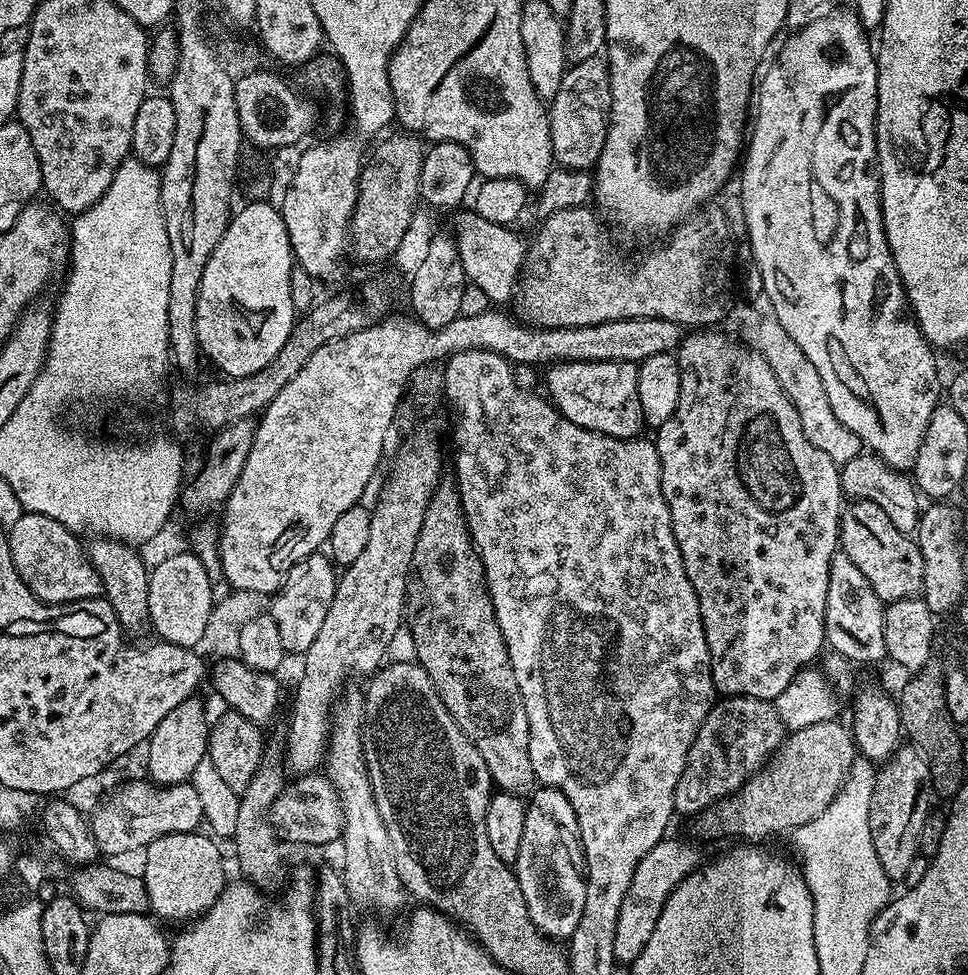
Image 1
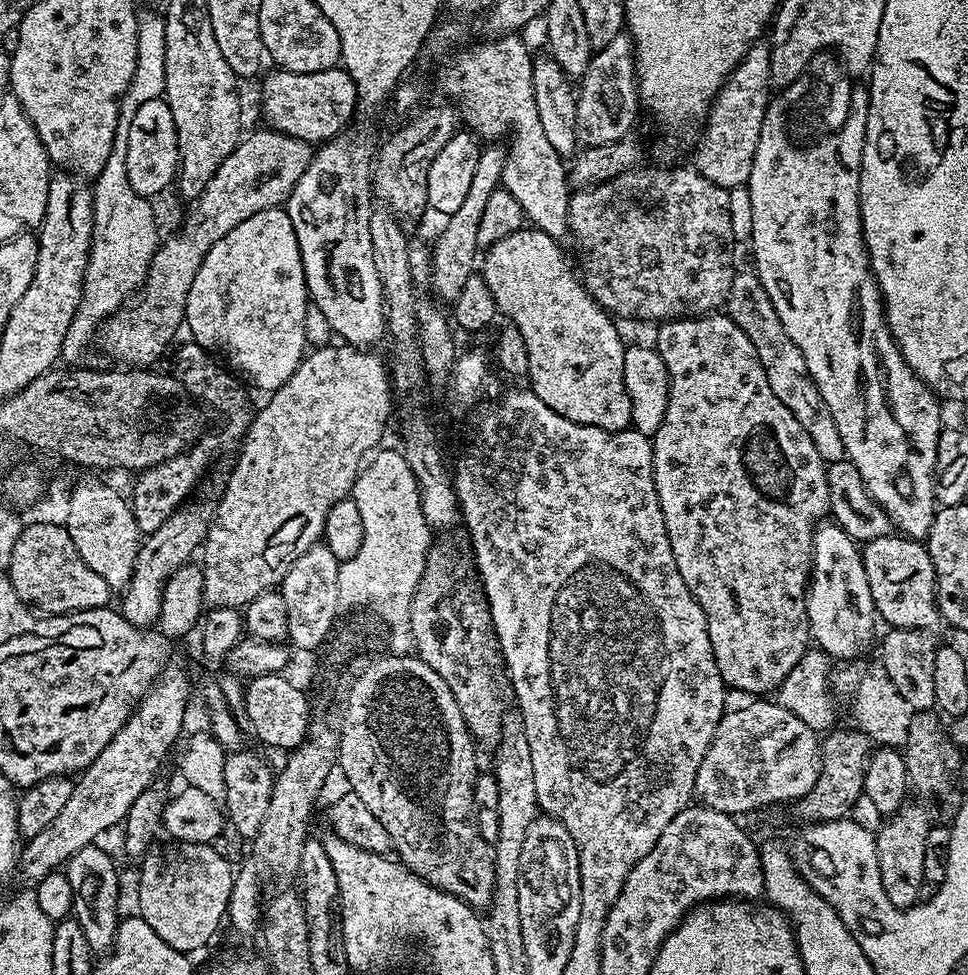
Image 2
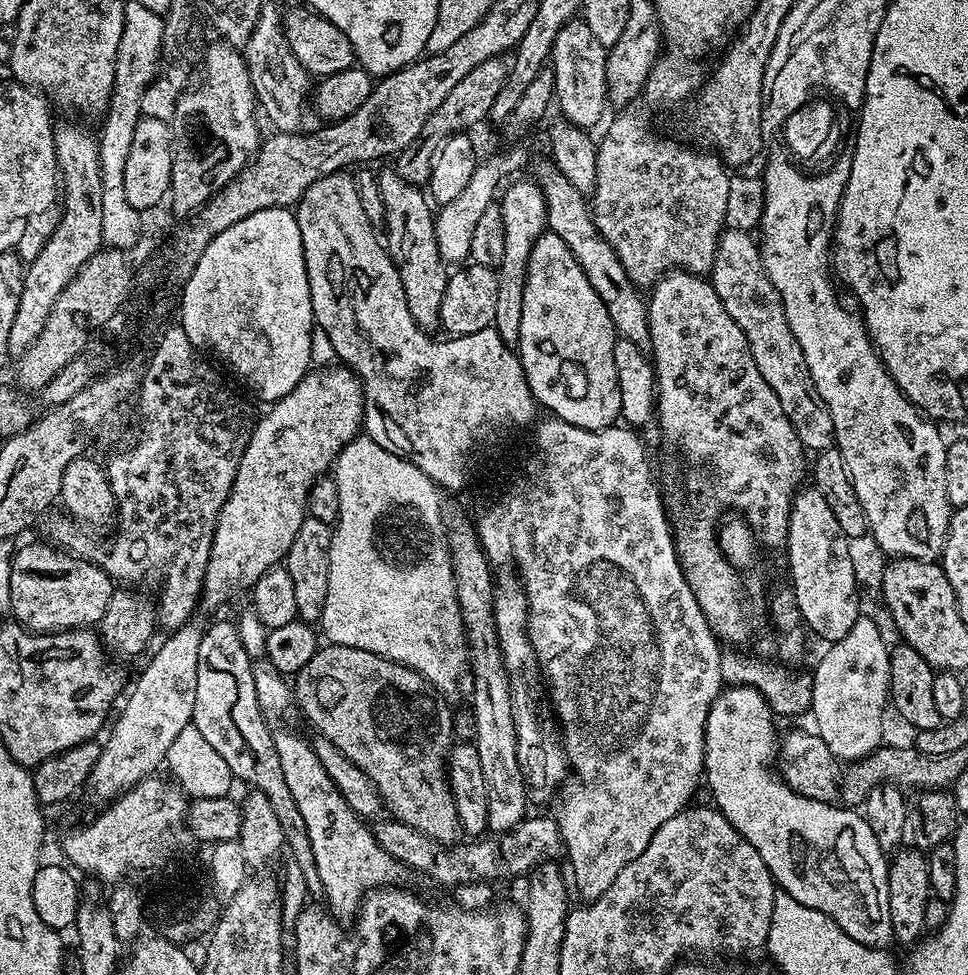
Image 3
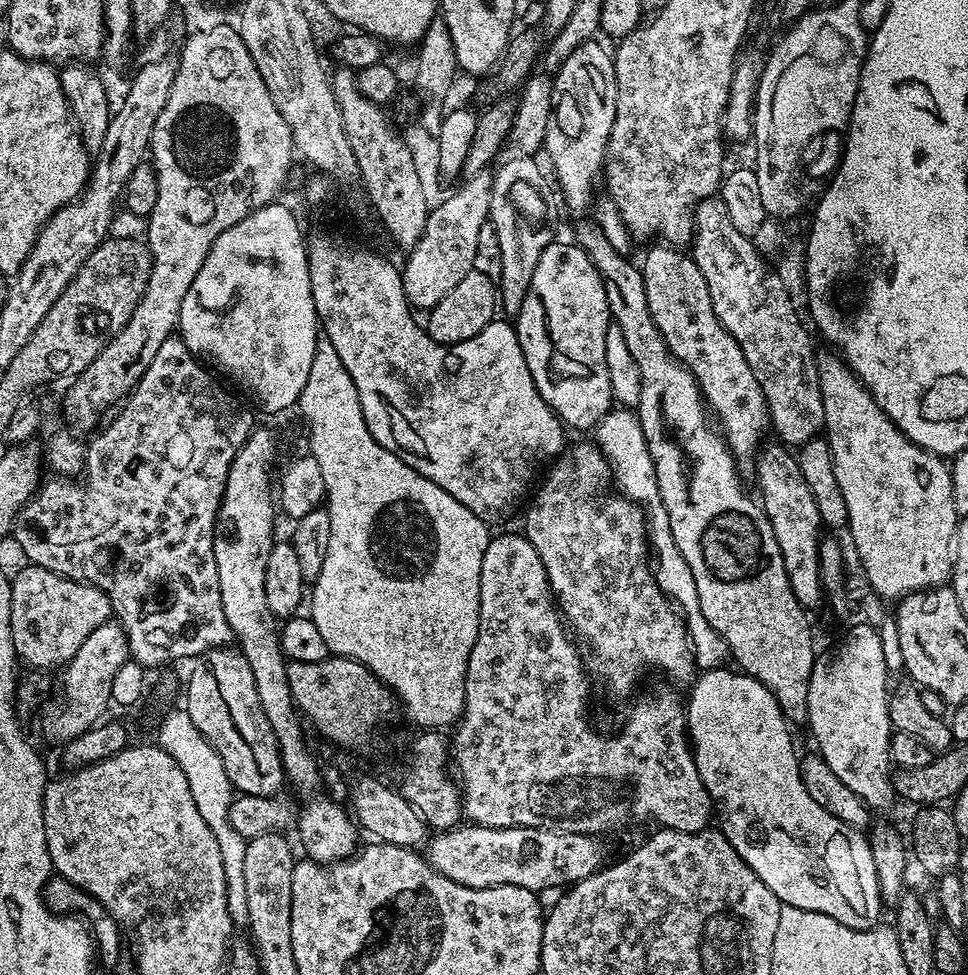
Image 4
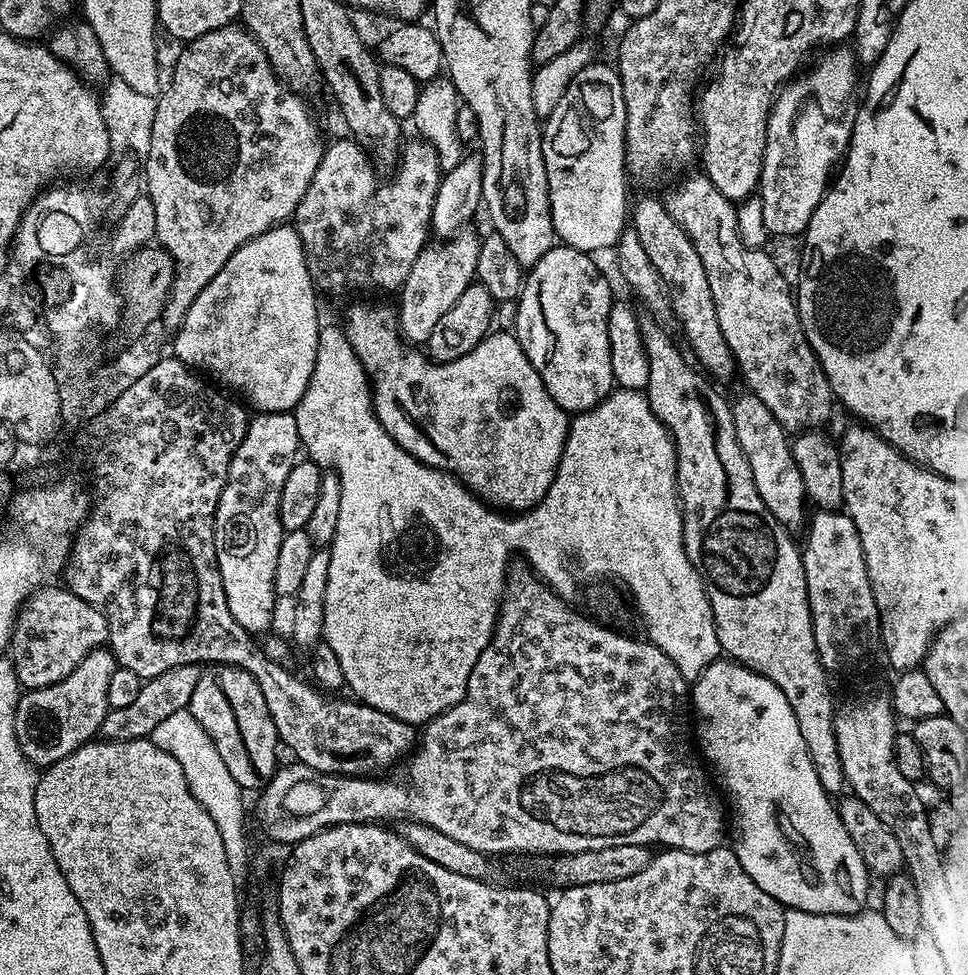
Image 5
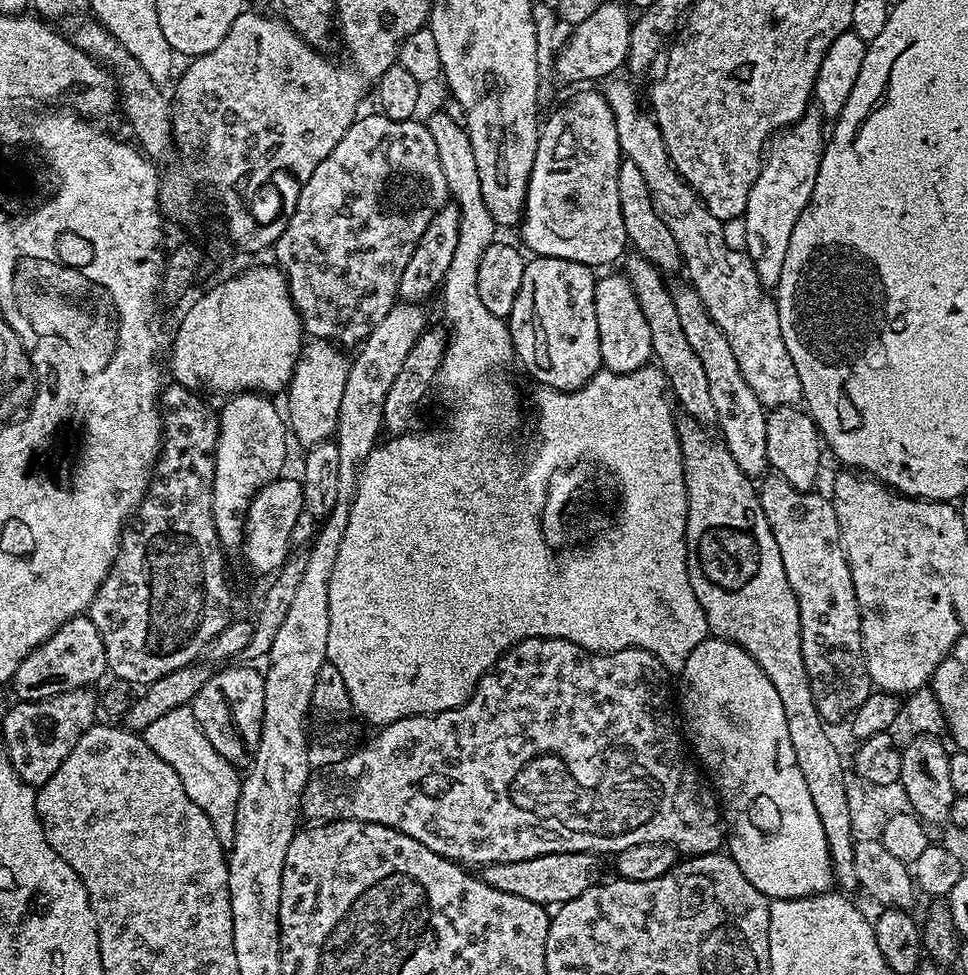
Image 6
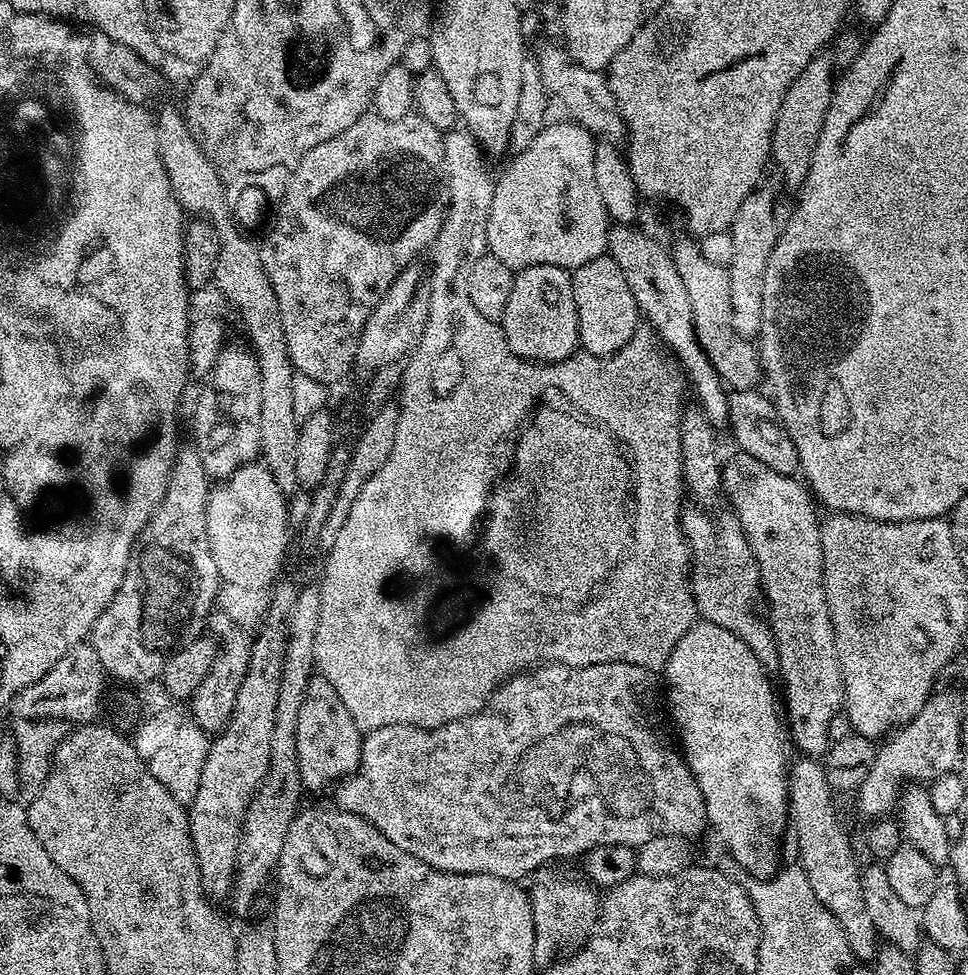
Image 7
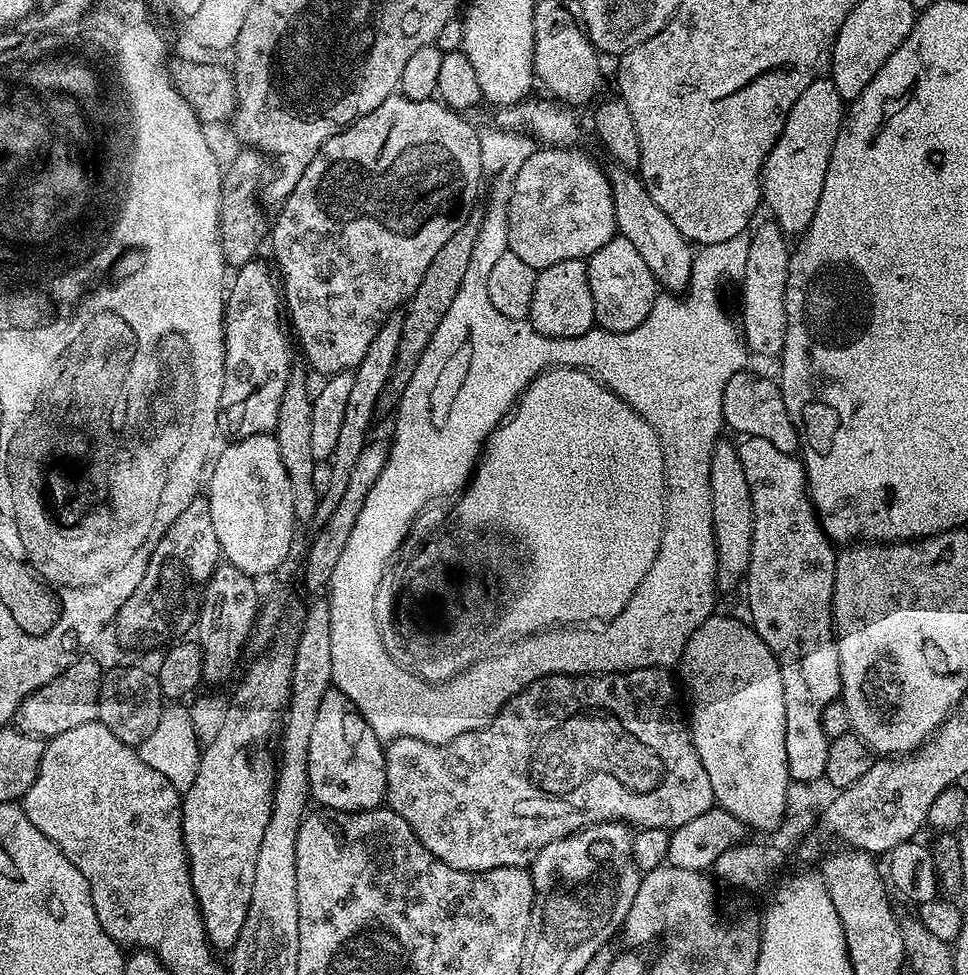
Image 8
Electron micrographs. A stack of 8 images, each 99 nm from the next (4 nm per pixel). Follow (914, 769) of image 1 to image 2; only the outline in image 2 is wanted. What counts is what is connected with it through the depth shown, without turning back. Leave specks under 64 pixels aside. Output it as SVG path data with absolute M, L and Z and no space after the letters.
M905 802L900 805L900 809L883 821L880 832L875 833L876 853L878 854L878 866L882 874L882 890L886 890L886 898L896 908L911 908L918 901L918 890L924 883L922 874L922 861L925 858L926 851L926 834L930 827L930 812L923 803Z

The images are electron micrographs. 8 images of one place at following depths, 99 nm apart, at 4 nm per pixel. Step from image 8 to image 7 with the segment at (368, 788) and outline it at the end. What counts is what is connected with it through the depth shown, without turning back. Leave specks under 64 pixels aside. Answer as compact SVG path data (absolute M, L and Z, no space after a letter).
M323 674L312 675L306 686L296 731L296 756L300 759L298 775L303 787L312 792L331 789L355 772L364 757L365 735L365 729L352 713L352 705L344 699L335 680Z

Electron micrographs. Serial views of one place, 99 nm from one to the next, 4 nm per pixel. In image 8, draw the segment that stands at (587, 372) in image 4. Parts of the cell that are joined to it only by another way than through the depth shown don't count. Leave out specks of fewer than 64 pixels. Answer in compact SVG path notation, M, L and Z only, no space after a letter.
M563 260L539 269L534 282L528 320L550 338L574 338L586 334L596 324L594 298L590 294L588 265L582 260Z

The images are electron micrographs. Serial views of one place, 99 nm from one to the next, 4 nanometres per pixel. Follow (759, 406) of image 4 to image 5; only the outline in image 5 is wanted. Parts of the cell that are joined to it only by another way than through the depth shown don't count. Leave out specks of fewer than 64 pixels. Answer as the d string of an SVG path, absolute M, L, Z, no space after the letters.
M640 196L637 200L635 197L630 208L630 226L642 241L650 262L654 262L654 270L658 272L658 278L672 307L672 319L677 325L680 323L680 332L684 335L689 350L701 364L699 367L709 377L726 379L734 372L732 351L718 326L702 258L698 258L691 238L684 233L682 226L674 222L674 218L670 218L663 199L656 197L655 200L652 196Z

